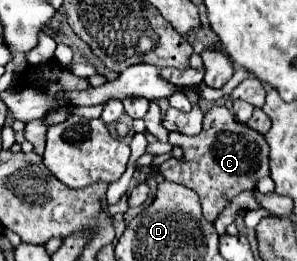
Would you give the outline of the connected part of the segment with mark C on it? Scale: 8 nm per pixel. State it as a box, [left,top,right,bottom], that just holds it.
[158,106,270,222]

